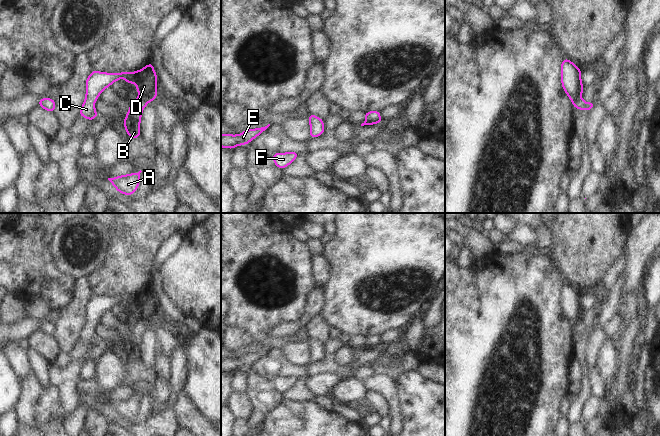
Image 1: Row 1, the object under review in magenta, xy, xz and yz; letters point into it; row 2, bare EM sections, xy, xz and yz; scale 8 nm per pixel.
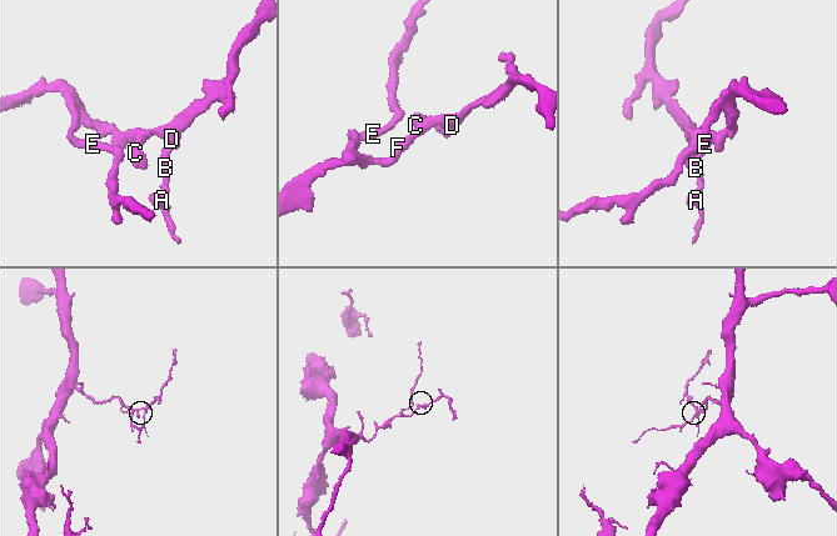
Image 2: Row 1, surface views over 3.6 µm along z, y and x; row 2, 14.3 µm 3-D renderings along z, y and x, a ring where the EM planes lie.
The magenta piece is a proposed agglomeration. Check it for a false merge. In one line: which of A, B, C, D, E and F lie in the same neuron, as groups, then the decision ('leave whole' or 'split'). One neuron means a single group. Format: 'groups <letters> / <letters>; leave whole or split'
groups A B / C D E F; split

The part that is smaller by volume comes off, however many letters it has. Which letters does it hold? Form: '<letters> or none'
A, B

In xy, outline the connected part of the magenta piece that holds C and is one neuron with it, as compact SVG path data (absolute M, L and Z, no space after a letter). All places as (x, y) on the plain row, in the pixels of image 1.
M150 286L143 293L129 297L103 297L99 295L92 295L86 304L86 322L81 331L80 339L89 344L94 344L98 340L94 328L100 317L114 305L119 305L121 301L125 302L126 307L135 307L137 316L143 319L148 326L158 322L156 318L157 299L154 296L154 291Z

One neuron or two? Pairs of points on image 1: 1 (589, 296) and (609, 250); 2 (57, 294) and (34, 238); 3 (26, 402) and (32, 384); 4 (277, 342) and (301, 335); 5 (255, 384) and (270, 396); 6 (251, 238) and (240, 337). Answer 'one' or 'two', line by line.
1: two
2: one
3: one
4: one
5: one
6: two

